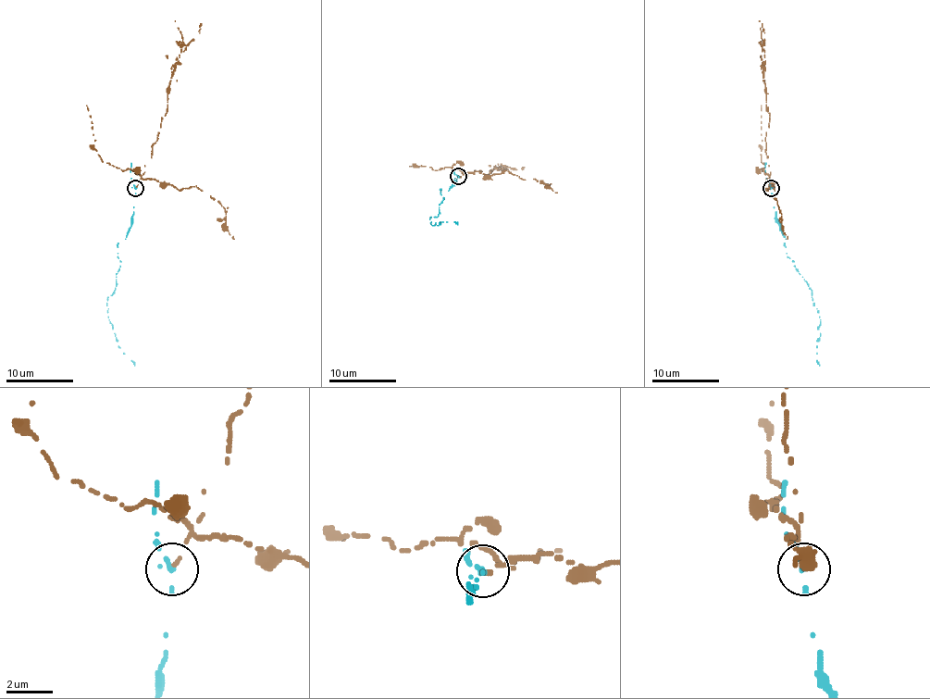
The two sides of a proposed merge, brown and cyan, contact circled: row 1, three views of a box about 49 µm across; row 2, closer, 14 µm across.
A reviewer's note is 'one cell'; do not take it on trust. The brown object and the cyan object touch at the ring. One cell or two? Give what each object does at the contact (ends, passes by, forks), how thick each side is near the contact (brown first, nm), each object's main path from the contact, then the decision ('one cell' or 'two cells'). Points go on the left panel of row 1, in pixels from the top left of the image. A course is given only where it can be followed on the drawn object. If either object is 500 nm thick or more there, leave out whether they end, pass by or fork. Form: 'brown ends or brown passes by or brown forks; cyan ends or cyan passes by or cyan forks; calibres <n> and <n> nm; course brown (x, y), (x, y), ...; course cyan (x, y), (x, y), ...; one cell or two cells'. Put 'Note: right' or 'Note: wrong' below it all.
brown ends; cyan ends; calibres 180 and 240 nm; course brown (136, 187), (153, 155), (161, 119), (167, 111), (167, 85), (175, 64), (202, 23); course cyan (136, 188), (132, 224), (126, 239), (117, 244), (120, 261), (116, 288), (107, 298), (118, 345), (134, 366); two cells
Note: wrong

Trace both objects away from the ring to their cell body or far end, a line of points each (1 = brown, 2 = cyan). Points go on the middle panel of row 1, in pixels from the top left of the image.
1: (459, 176), (467, 176), (476, 170), (482, 170), (484, 174), (498, 168), (525, 168)
2: (459, 176), (449, 191), (440, 189), (443, 199), (439, 215), (430, 218), (430, 223), (457, 225)

